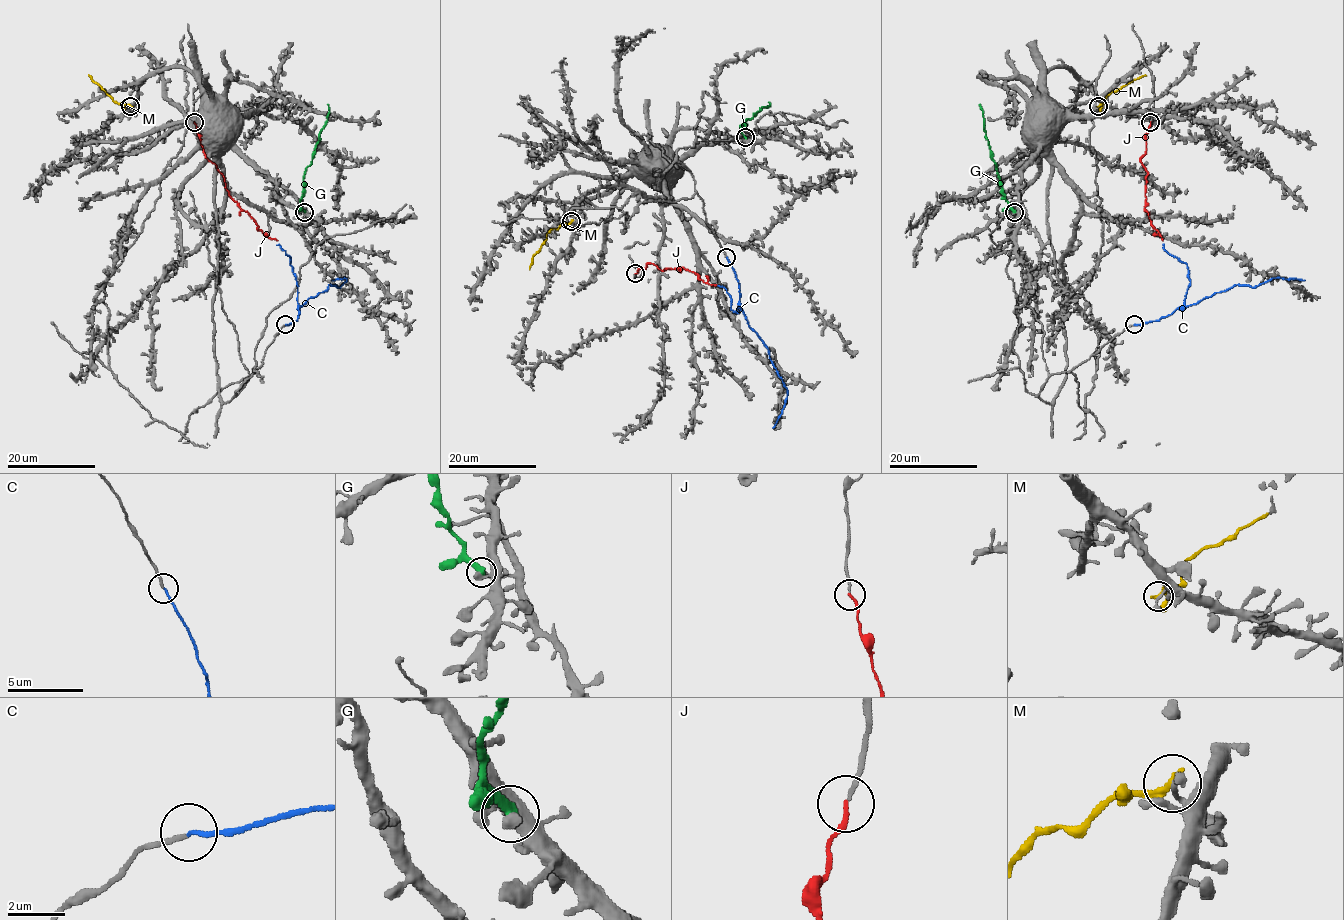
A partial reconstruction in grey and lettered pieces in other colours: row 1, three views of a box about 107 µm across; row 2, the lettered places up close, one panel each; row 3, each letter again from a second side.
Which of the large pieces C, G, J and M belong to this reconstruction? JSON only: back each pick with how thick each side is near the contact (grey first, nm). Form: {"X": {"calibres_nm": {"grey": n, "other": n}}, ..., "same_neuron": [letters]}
{"C": {"calibres_nm": {"grey": 160, "other": 130}}, "J": {"calibres_nm": {"grey": 130, "other": 170}}, "same_neuron": ["C", "J"]}

